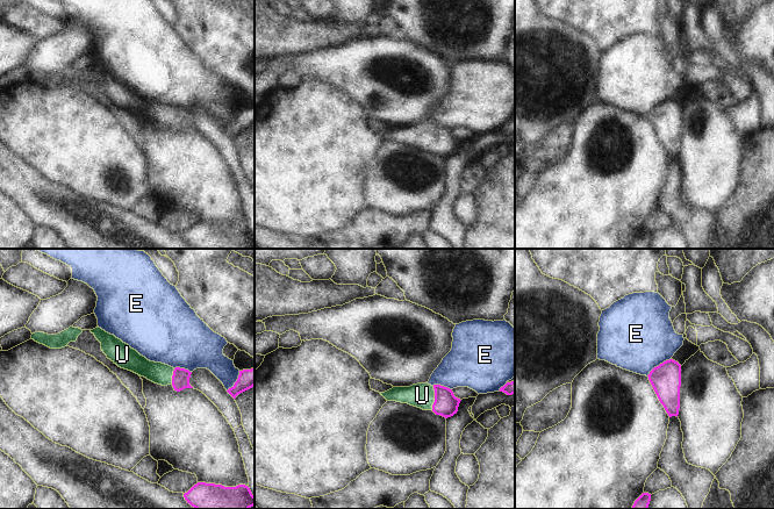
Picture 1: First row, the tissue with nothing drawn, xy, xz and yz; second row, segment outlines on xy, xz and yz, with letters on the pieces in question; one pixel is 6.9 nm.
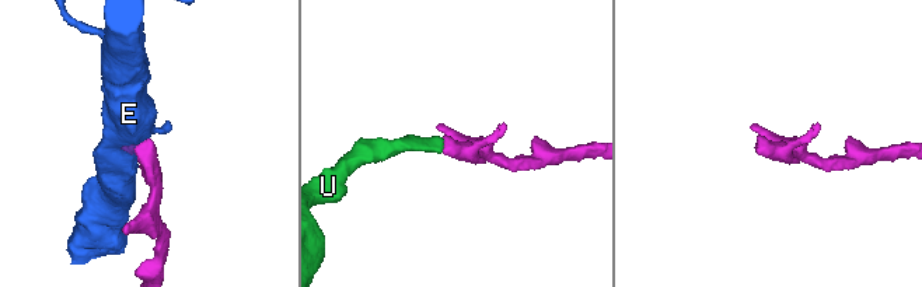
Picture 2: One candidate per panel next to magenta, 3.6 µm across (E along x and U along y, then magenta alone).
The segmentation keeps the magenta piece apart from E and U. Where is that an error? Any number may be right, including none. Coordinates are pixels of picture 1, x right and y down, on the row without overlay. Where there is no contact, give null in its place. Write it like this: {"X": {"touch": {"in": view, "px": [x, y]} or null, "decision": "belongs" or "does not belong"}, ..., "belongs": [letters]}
{"E": {"touch": {"in": "yz", "px": [659, 105]}, "decision": "does not belong"}, "U": {"touch": {"in": "xz", "px": [435, 137]}, "decision": "belongs"}, "belongs": ["U"]}

